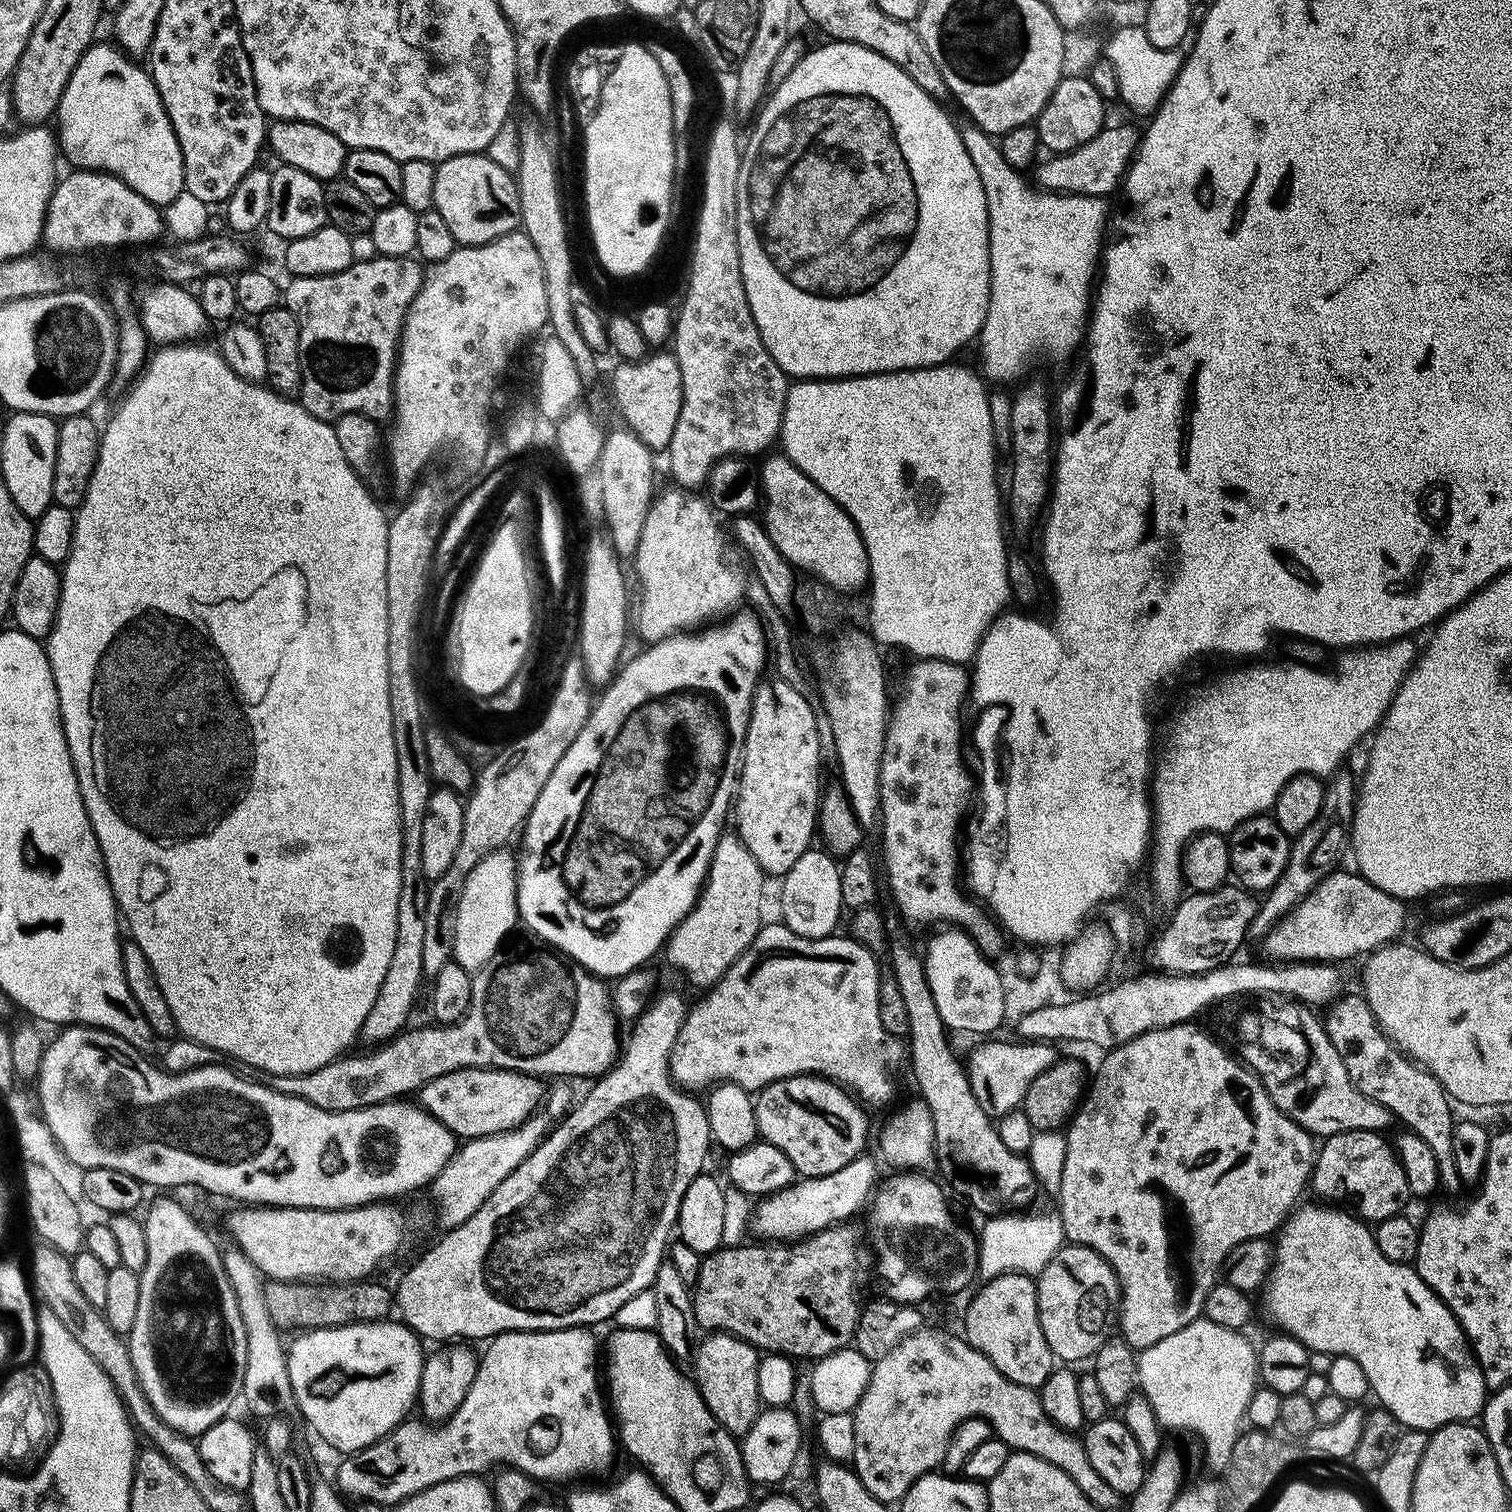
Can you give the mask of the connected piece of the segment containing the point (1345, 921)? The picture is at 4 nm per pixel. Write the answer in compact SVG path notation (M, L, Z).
M1334 870L1319 881L1314 891L1265 933L1262 943L1274 962L1333 963L1370 954L1393 943L1408 922L1409 905L1386 894L1358 872Z

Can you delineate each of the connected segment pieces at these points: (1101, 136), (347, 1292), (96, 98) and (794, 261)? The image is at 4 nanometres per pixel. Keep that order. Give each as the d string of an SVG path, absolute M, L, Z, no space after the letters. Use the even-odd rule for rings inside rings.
M1116 124L1100 129L1090 142L1069 152L1049 155L1048 161L1037 163L1035 183L1045 192L1063 192L1066 196L1099 196L1108 198L1112 191L1123 185L1128 167L1133 162L1136 149L1140 147L1141 133L1128 124Z
M371 1279L350 1284L273 1280L264 1285L266 1306L270 1310L270 1318L281 1330L337 1328L343 1324L383 1320L389 1315L388 1307L393 1307L394 1292L391 1287L383 1288L380 1284L372 1283Z
M93 43L85 50L78 66L74 66L74 74L70 74L70 82L60 99L58 117L58 143L63 155L73 160L80 170L108 172L117 176L130 190L142 194L146 202L157 206L165 206L174 202L184 191L184 163L182 150L178 146L178 138L170 126L170 118L162 106L162 98L154 86L147 67L140 68L133 57L125 54L119 47L111 43Z
M824 42L821 48L813 47L798 62L798 66L787 75L785 82L771 89L758 115L756 125L752 128L752 137L742 148L740 157L740 181L738 182L738 210L736 211L736 233L738 234L738 254L742 266L742 282L746 290L746 298L750 302L750 310L754 314L754 322L762 334L762 342L766 350L770 350L770 358L778 362L778 366L790 378L796 380L831 380L845 376L869 376L879 372L905 372L907 368L933 368L936 364L947 364L959 348L975 341L984 325L988 299L990 298L990 250L988 249L988 211L986 210L986 194L982 190L982 182L978 182L978 170L974 170L974 162L970 162L970 154L966 154L966 146L962 146L960 128L946 113L941 105L933 100L922 86L918 86L894 62L882 58L869 48L857 44L841 44L839 42Z

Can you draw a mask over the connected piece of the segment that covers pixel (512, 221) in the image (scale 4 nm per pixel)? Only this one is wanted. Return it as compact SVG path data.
M469 154L455 156L449 160L442 160L436 164L434 178L434 206L442 219L450 225L457 245L471 246L474 244L488 244L499 236L517 231L520 223L520 195L516 189L516 182L511 171L508 172L496 160L491 160L488 154Z

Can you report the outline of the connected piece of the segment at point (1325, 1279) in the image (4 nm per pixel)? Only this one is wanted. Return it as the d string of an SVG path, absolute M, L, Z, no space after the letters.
M1324 1202L1315 1203L1301 1203L1289 1215L1286 1223L1279 1229L1278 1235L1275 1237L1272 1269L1268 1272L1266 1287L1262 1292L1262 1295L1264 1295L1264 1312L1268 1315L1269 1322L1276 1327L1273 1329L1298 1338L1313 1352L1328 1352L1332 1357L1349 1356L1358 1362L1369 1380L1371 1395L1373 1397L1376 1395L1380 1399L1377 1400L1379 1407L1386 1409L1390 1414L1394 1414L1394 1418L1398 1418L1398 1422L1405 1429L1418 1428L1422 1432L1431 1433L1433 1430L1442 1427L1443 1424L1475 1421L1483 1413L1486 1403L1484 1379L1482 1378L1480 1364L1472 1355L1471 1347L1466 1346L1464 1331L1460 1329L1460 1323L1456 1321L1452 1311L1436 1297L1434 1290L1430 1290L1430 1286L1426 1286L1426 1282L1422 1282L1422 1278L1417 1274L1415 1267L1390 1262L1386 1258L1386 1254L1382 1254L1382 1250L1378 1250L1378 1242L1373 1229L1359 1216L1340 1206L1329 1206Z

